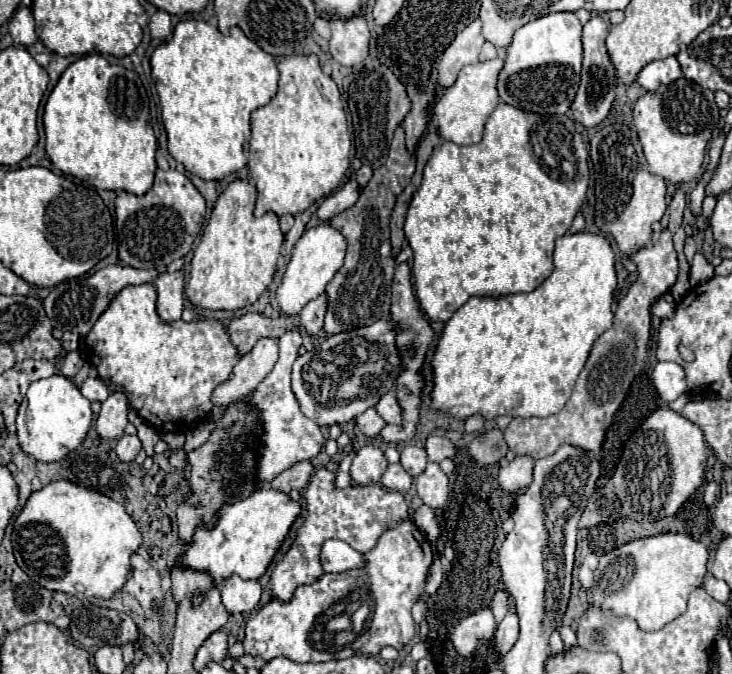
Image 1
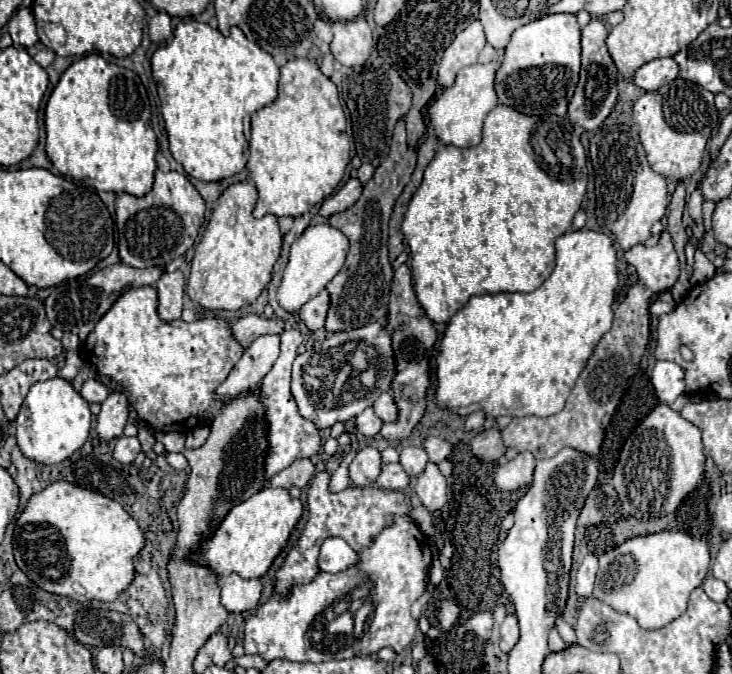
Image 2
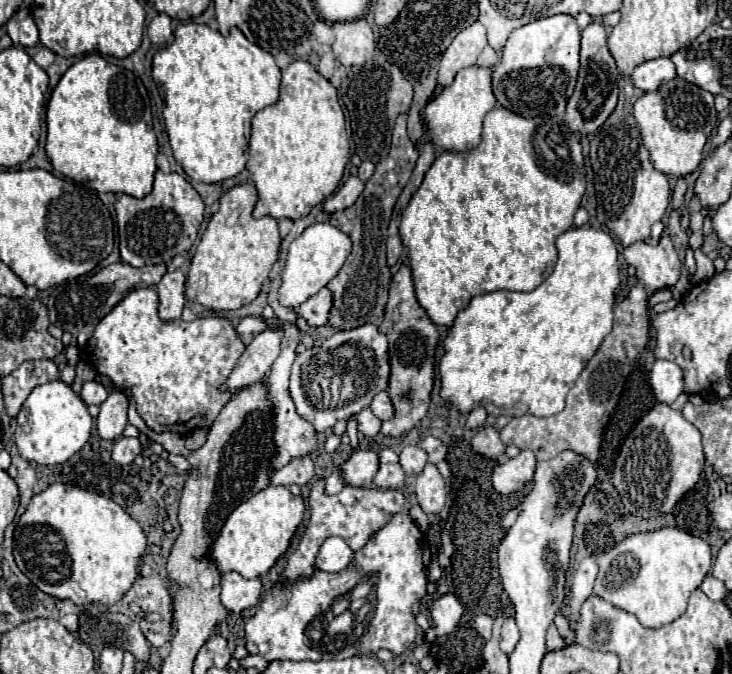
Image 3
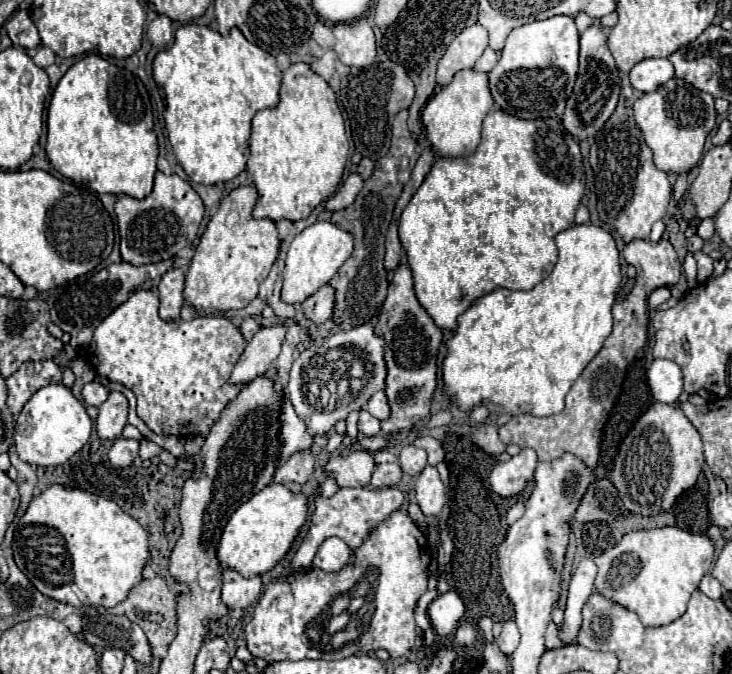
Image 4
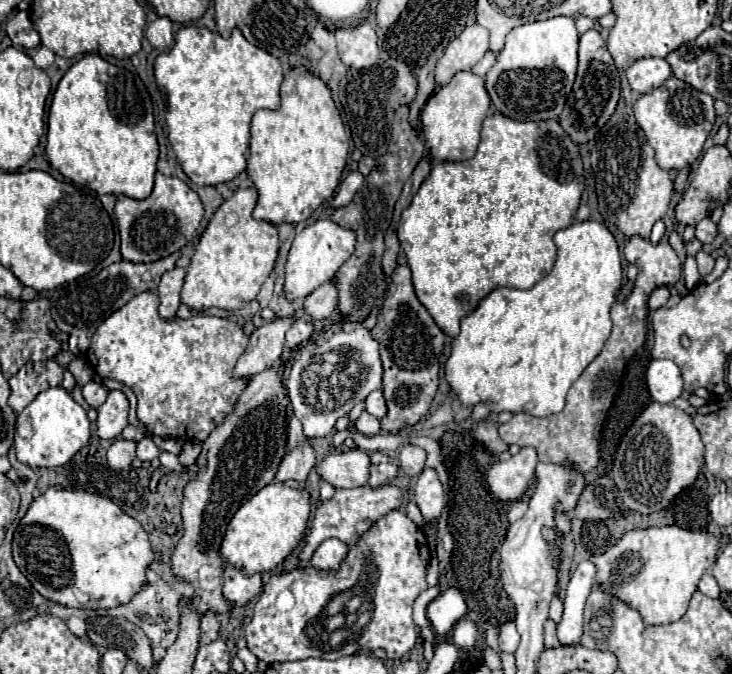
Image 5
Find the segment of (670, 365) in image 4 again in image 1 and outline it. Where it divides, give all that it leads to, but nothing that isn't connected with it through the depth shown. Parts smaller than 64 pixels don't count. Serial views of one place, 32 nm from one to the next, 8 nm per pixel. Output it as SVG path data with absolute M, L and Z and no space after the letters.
M658 362L654 368L654 386L658 390L658 396L664 402L672 402L678 396L688 392L686 386L686 372L680 364L676 362Z

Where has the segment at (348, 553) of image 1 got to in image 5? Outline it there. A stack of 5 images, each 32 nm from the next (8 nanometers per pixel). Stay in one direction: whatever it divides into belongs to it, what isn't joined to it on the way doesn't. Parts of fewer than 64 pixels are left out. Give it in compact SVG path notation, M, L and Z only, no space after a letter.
M328 538L316 548L316 552L312 556L312 566L320 568L320 570L338 570L338 566L344 562L346 554L348 554L348 546L342 540Z

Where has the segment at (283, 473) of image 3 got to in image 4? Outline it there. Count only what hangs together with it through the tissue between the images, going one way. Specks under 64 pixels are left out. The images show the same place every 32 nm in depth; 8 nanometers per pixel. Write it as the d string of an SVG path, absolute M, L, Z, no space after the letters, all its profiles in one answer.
M300 452L300 456L292 456L292 460L286 460L282 466L278 466L272 482L274 484L288 484L298 482L304 484L314 472L314 456L308 452Z

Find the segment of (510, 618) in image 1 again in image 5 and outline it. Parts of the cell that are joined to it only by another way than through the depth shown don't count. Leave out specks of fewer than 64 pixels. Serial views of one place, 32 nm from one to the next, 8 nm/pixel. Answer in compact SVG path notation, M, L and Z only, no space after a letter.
M504 622L500 628L500 638L498 638L500 650L514 654L518 648L518 640L520 640L520 634L518 634L514 622Z

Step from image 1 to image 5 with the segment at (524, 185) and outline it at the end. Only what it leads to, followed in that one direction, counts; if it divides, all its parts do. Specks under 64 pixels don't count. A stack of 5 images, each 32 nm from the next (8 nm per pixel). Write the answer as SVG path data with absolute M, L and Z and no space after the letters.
M492 112L482 124L482 140L480 140L478 150L476 150L476 154L472 158L462 160L462 162L436 162L432 166L428 178L422 182L420 190L412 198L410 206L402 212L402 220L400 220L400 226L398 226L398 240L400 240L402 250L406 252L408 266L412 270L412 282L414 282L416 296L426 306L426 310L430 312L430 316L434 318L438 328L454 338L456 332L460 330L460 320L468 312L472 312L472 308L476 308L476 304L484 296L488 296L494 288L498 288L498 286L516 286L518 290L528 290L536 282L540 282L544 278L544 274L552 270L552 266L556 262L556 246L554 246L552 238L554 238L554 234L558 230L568 228L574 222L574 214L578 210L582 192L584 192L584 172L582 172L580 152L578 152L578 146L570 140L570 136L562 130L558 120L520 122L520 120L508 118L508 116L500 114L500 112Z

